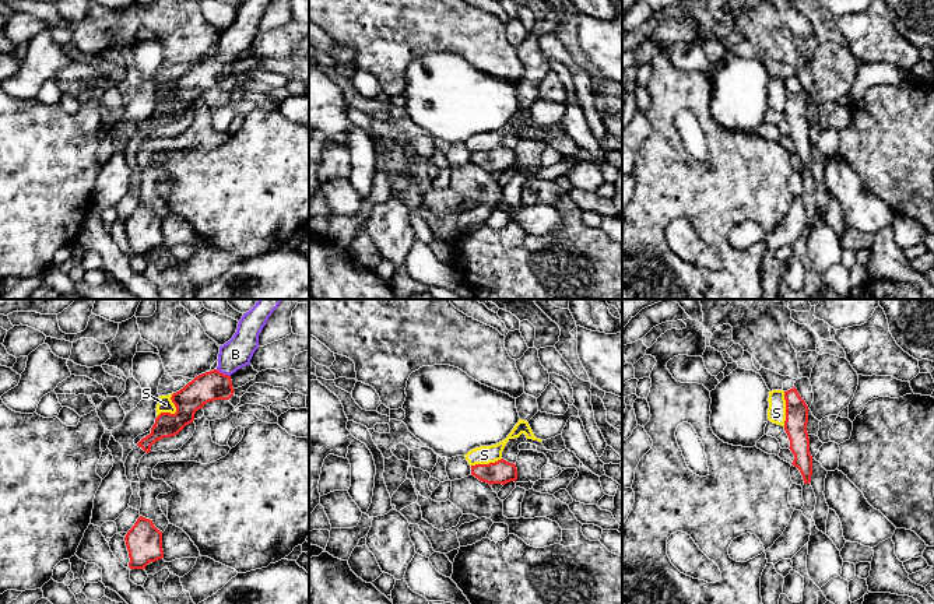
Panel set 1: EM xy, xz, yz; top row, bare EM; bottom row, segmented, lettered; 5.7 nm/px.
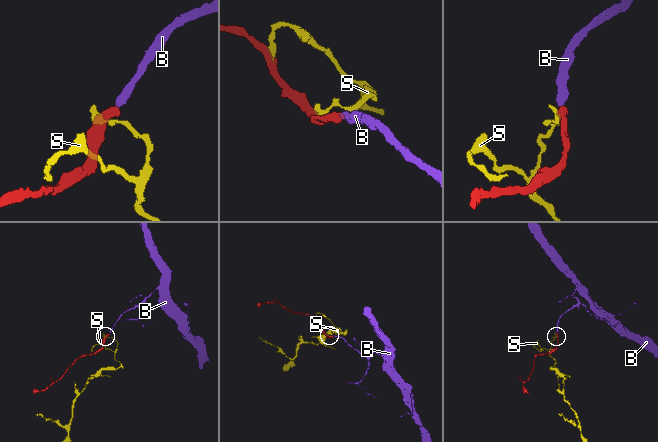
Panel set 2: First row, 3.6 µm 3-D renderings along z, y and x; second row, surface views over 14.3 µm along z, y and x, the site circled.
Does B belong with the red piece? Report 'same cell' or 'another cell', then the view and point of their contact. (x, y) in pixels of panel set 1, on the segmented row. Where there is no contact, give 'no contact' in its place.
same cell; meets red in xy at (223, 374)

